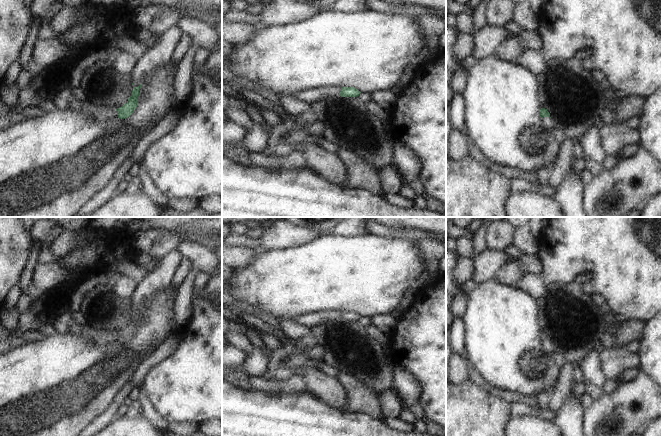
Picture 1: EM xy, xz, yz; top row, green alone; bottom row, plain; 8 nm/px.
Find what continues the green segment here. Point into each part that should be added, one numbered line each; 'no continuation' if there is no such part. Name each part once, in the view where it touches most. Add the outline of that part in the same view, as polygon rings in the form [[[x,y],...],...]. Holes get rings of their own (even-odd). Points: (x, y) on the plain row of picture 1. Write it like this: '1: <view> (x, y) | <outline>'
1: xy (157, 280) | [[[173,249],[158,260],[156,267],[137,284],[130,300],[134,311],[142,308],[155,294],[165,290],[183,255]]]
2: yz (546, 345) | [[[543,341],[542,348],[545,353],[552,355],[554,353],[554,348],[550,341]]]

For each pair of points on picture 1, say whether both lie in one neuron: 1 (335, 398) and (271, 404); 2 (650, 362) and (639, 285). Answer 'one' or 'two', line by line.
1: two
2: two

